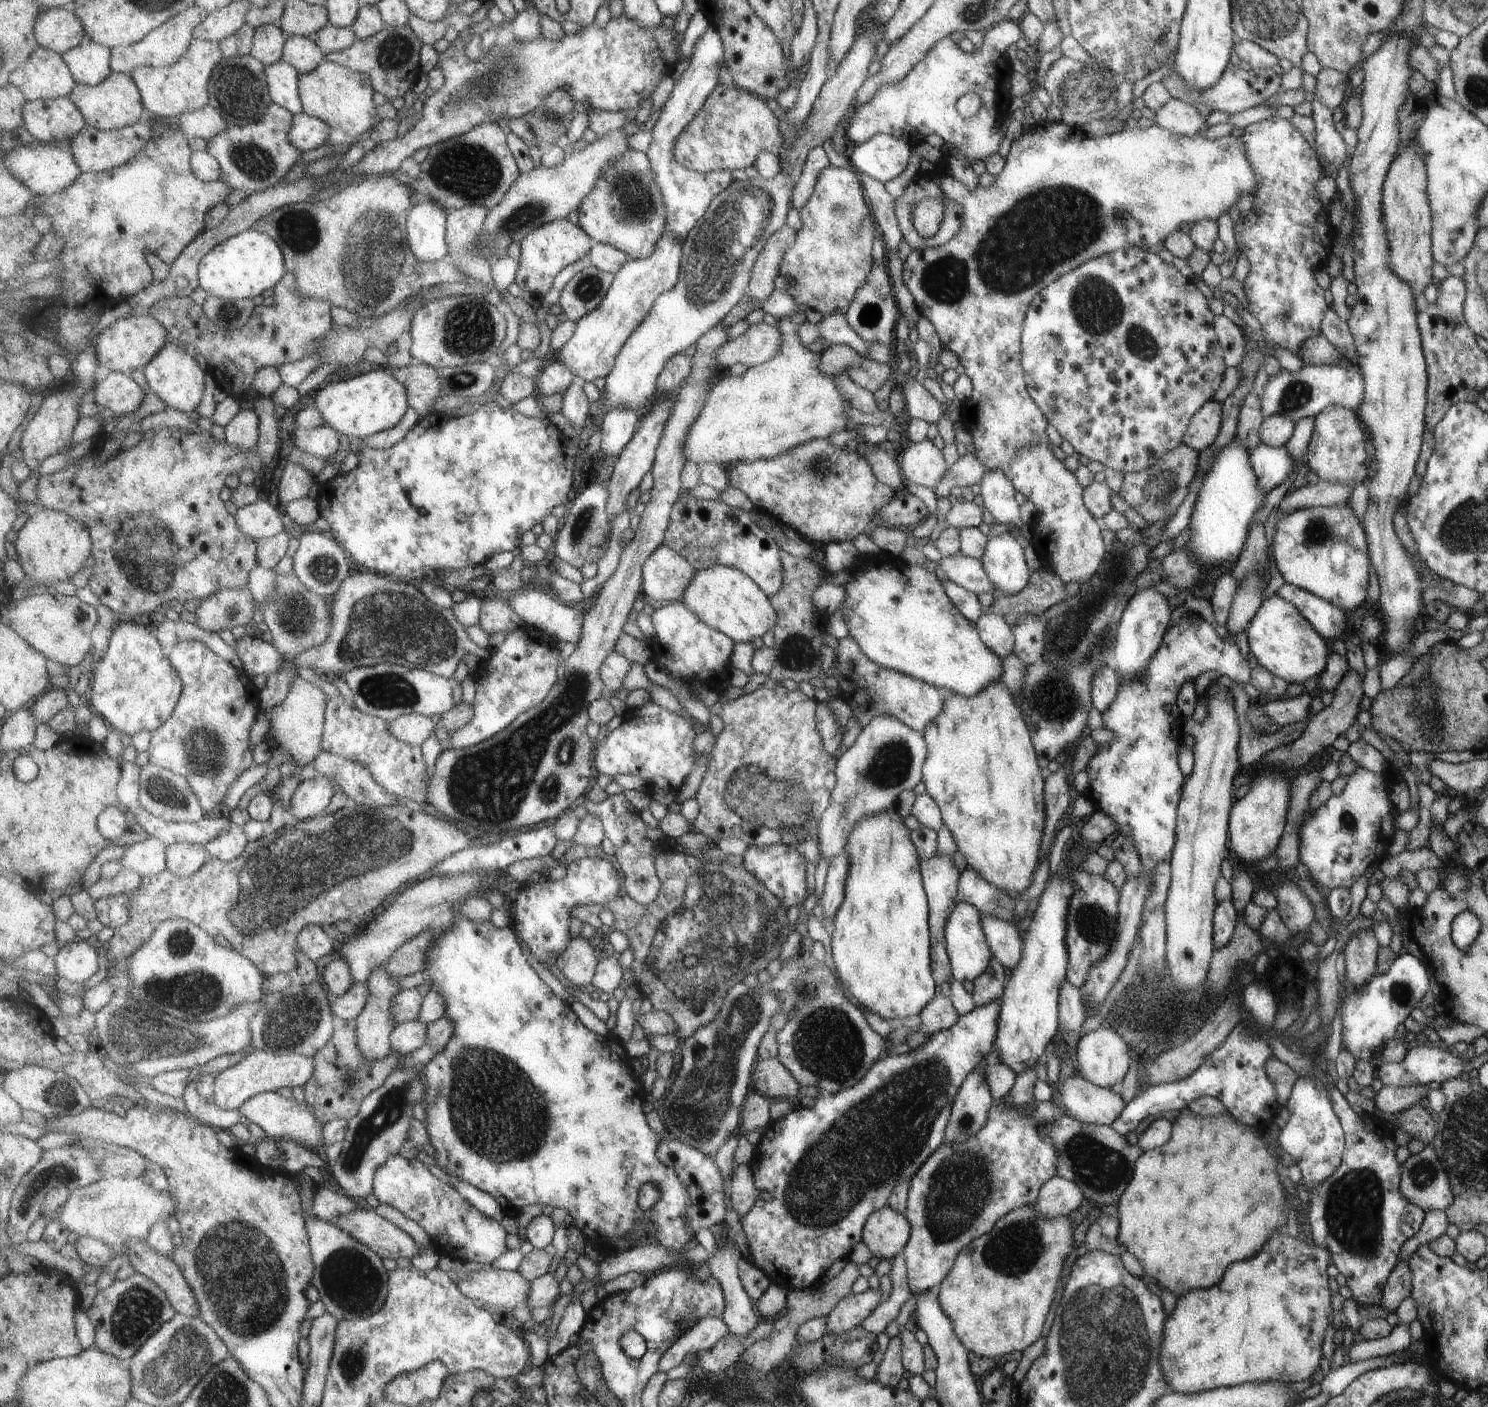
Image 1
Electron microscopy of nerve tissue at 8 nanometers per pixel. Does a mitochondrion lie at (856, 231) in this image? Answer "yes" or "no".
yes

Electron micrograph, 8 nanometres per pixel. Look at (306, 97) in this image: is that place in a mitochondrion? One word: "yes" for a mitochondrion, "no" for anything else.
no

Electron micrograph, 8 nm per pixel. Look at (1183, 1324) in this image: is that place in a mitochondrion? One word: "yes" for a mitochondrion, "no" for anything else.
no

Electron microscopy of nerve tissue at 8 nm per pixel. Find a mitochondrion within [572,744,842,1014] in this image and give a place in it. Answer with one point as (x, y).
(775, 800)

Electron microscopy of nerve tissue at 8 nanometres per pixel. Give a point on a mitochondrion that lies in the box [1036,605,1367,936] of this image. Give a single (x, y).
(1346, 822)

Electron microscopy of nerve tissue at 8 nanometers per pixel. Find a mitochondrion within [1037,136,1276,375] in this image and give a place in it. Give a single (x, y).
(1092, 304)

